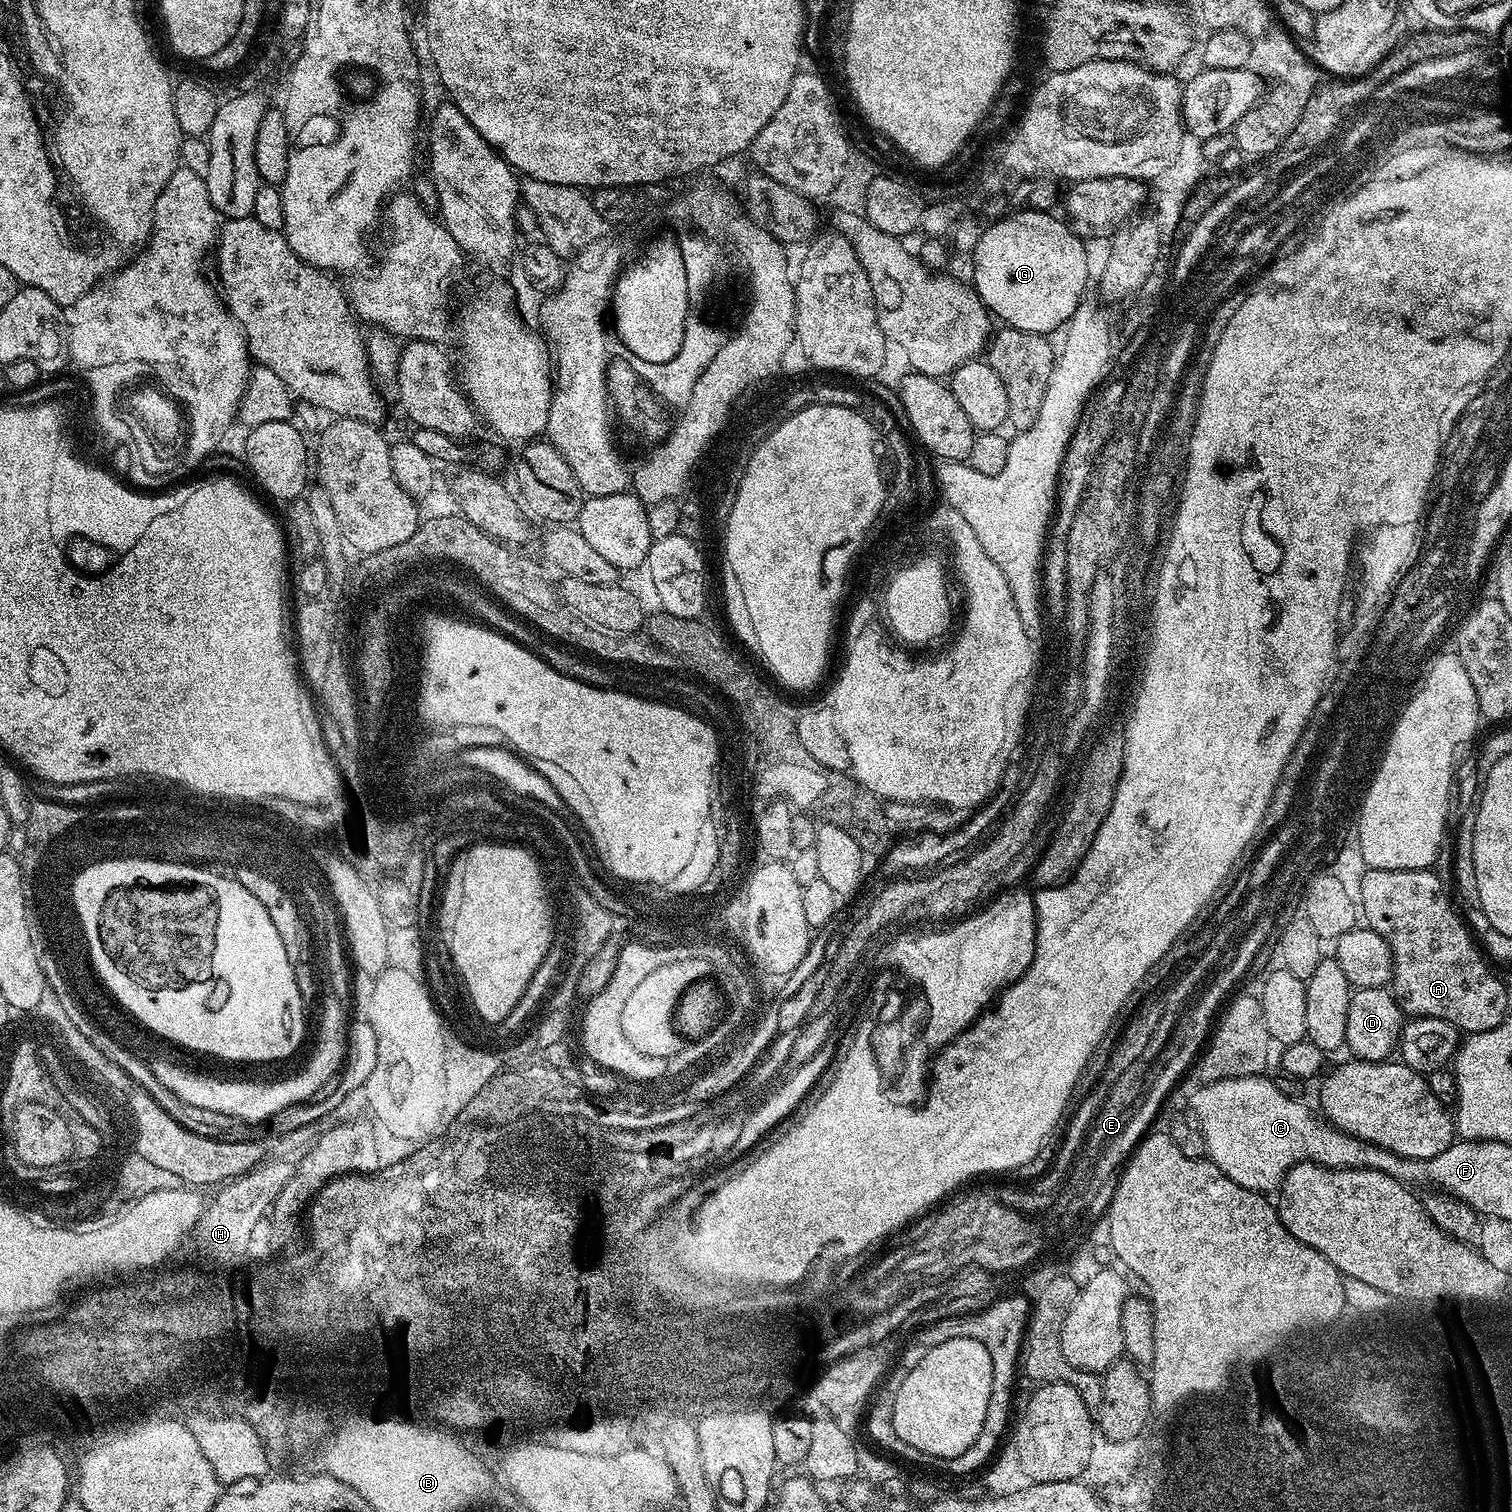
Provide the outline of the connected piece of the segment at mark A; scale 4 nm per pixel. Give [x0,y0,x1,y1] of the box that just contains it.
[1358,868,1509,1034]

